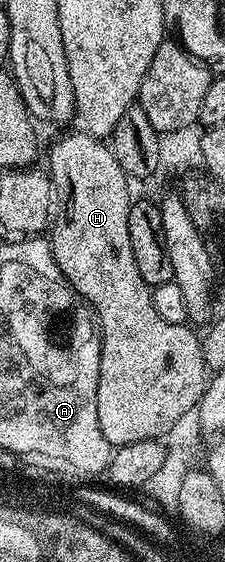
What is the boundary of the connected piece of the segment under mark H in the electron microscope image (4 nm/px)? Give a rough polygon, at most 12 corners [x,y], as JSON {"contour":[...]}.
{"contour":[[85,130],[51,148],[59,269],[95,310],[97,417],[158,440],[207,389],[191,328],[129,246],[129,178]]}

